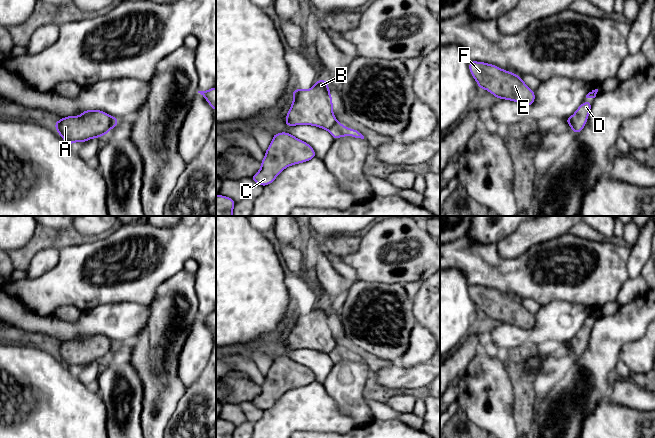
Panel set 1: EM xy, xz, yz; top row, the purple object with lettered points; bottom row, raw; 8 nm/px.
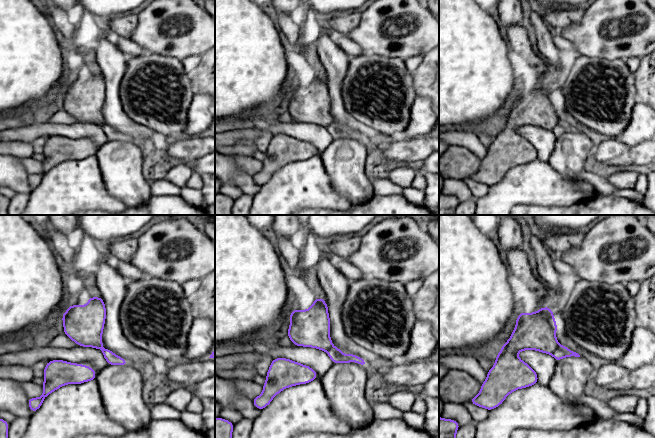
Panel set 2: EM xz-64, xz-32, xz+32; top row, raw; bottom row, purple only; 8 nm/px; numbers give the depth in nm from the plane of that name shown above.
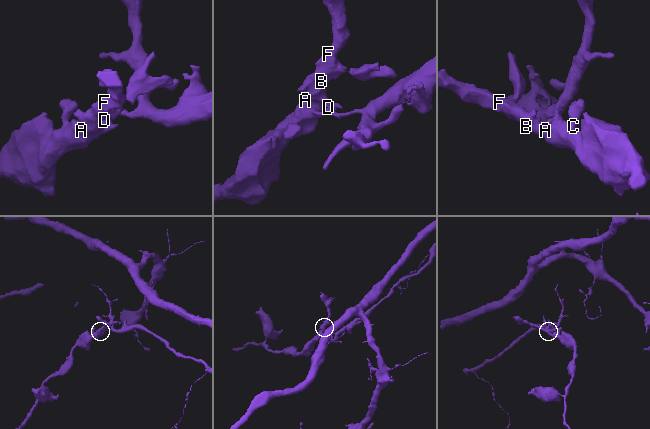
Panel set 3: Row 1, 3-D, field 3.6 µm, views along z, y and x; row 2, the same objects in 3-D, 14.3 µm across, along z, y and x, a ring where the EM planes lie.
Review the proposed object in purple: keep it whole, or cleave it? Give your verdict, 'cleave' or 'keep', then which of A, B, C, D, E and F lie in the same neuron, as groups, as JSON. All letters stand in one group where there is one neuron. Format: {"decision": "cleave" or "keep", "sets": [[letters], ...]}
{"decision": "cleave", "sets": [["A", "B", "C", "E", "F"], ["D"]]}

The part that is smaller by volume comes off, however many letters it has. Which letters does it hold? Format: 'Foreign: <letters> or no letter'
Foreign: A, B, C, E, F

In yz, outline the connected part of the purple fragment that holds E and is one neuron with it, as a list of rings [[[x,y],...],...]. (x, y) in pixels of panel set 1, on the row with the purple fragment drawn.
[[[469,61],[469,70],[480,89],[486,89],[495,97],[530,106],[535,101],[534,90],[530,89],[521,76],[503,70],[493,64]]]

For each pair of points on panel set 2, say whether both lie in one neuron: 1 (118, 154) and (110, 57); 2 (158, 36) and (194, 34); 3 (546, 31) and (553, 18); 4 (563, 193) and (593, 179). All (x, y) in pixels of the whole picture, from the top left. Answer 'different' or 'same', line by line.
1: different
2: same
3: different
4: different

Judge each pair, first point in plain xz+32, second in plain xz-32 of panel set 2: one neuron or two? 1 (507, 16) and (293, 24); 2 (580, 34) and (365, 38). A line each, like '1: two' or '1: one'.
1: two
2: one

